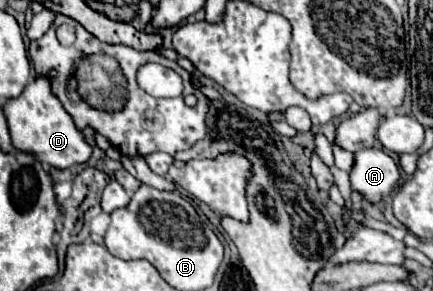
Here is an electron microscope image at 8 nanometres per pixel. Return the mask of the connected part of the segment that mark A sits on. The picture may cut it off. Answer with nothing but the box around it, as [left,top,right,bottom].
[351,146,399,204]

